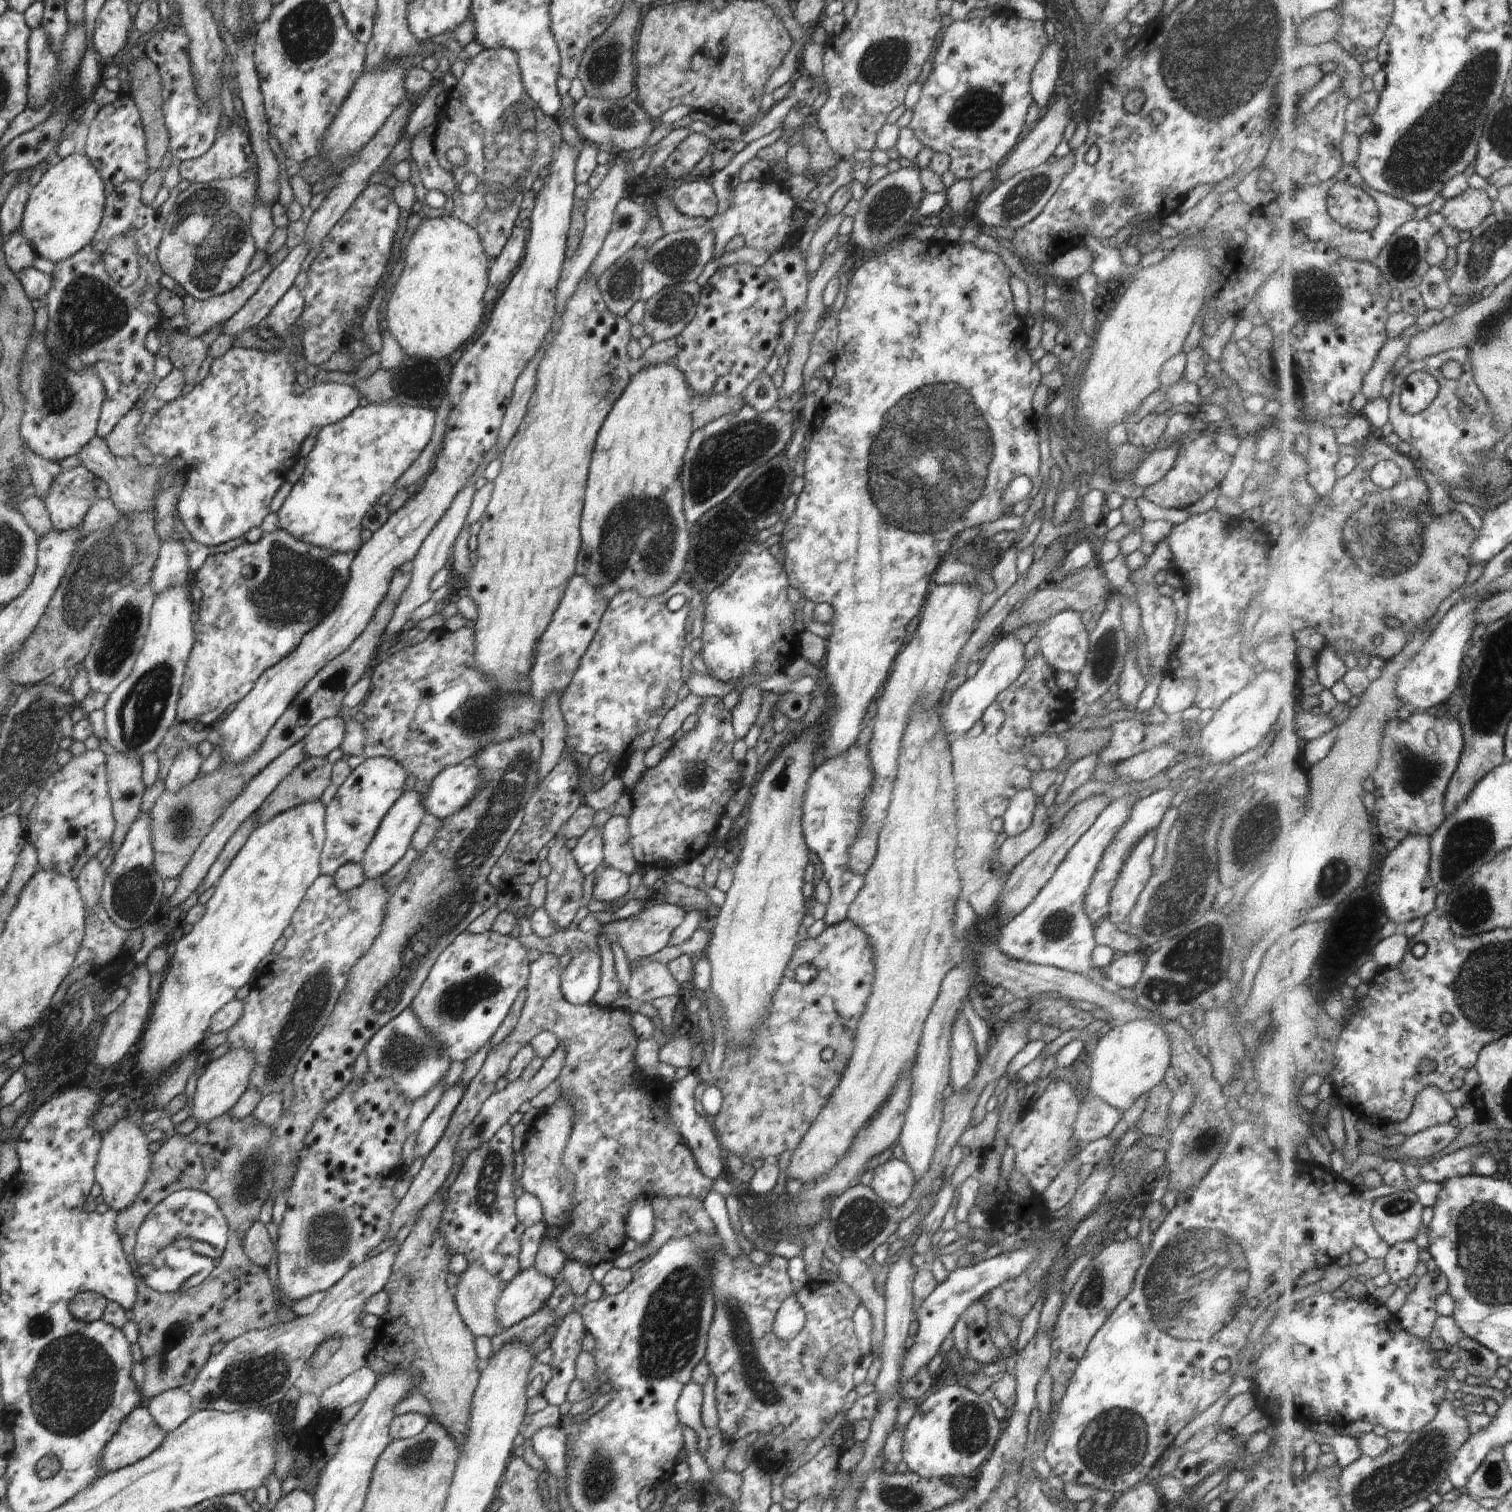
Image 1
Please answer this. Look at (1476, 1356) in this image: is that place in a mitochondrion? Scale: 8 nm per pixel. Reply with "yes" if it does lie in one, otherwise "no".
no

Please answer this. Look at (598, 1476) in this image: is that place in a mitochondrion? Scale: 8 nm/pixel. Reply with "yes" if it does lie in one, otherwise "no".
yes

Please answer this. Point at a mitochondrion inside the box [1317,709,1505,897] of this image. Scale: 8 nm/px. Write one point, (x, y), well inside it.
(1466, 843)

